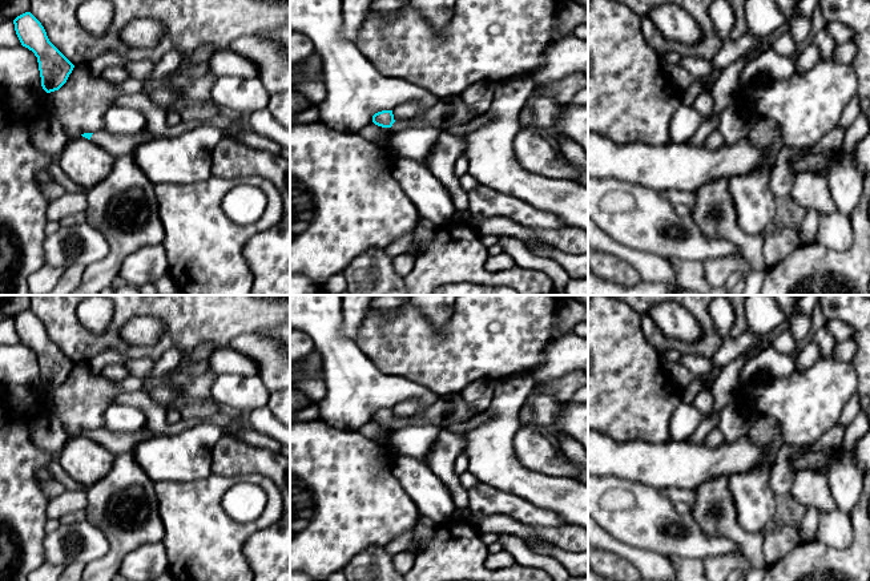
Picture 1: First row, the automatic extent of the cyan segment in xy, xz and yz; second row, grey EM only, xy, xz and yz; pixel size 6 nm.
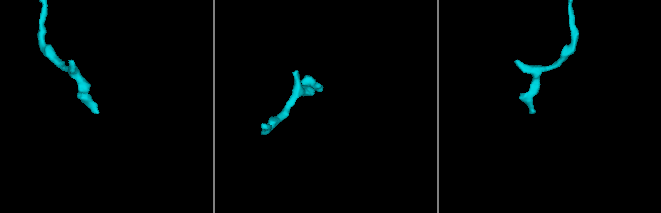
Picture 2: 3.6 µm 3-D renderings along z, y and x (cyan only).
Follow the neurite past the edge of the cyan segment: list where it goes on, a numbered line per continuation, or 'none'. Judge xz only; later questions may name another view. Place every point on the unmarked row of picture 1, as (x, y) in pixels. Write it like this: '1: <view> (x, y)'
1: xz (452, 408)

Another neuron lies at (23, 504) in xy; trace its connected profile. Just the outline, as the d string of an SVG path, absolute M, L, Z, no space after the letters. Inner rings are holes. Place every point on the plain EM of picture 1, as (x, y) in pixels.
M48 391L32 406L4 406L7 423L0 427L0 581L28 581L29 574L45 562L44 538L47 534L47 507L37 472L57 460L57 455L39 448L31 437L36 416L48 411Z

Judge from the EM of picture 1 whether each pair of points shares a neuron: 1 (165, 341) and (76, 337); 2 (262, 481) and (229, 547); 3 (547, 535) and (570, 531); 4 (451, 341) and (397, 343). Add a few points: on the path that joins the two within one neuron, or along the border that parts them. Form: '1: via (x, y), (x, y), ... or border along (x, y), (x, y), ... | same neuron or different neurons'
1: via (143, 351), (129, 351), (116, 342), (99, 342) | same neuron
2: via (272, 499), (272, 511), (258, 524), (246, 529) | same neuron
3: via (552, 535), (564, 535) | same neuron
4: via (438, 343), (410, 343) | same neuron

